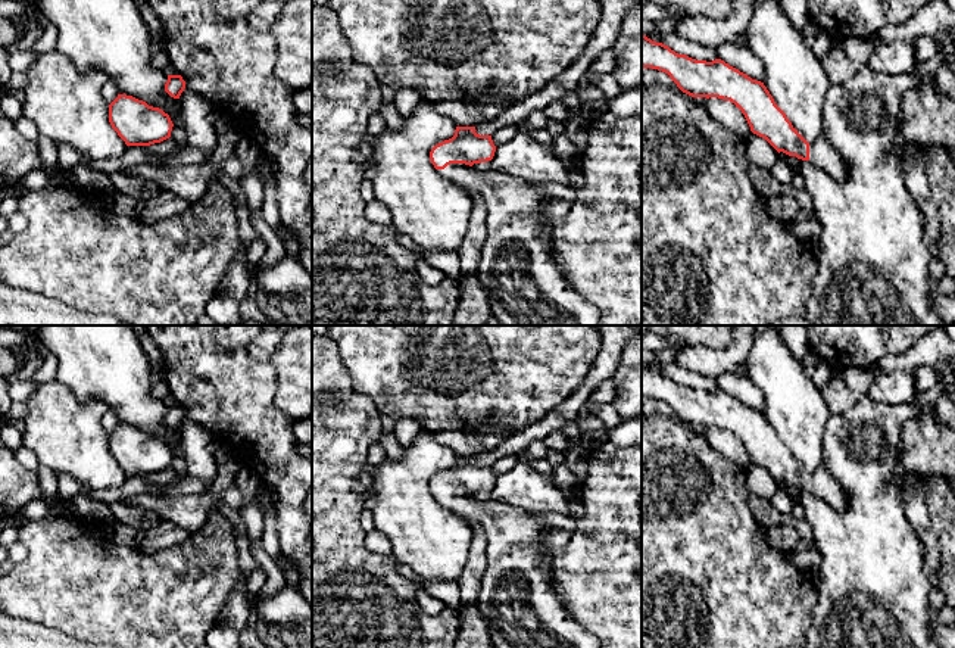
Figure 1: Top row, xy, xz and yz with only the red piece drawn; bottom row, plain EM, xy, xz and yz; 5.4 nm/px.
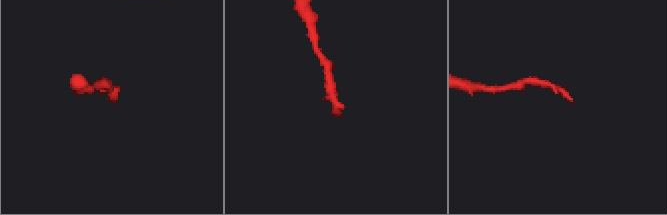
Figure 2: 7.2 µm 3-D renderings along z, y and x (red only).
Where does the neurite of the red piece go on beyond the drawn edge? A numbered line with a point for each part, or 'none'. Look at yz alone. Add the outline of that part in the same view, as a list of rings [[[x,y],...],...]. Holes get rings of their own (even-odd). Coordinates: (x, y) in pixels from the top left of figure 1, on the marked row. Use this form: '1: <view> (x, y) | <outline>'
1: yz (821, 153) | [[[821,134],[815,141],[809,143],[809,162],[824,169],[836,181],[845,181],[848,177],[849,165],[827,141],[824,134]]]

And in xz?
1: xz (526, 286) | [[[450,163],[437,172],[469,194],[478,193],[486,206],[487,239],[475,275],[487,292],[494,320],[502,325],[600,325],[600,311],[568,283],[555,259],[550,234],[540,215],[550,197],[537,183],[465,163]]]

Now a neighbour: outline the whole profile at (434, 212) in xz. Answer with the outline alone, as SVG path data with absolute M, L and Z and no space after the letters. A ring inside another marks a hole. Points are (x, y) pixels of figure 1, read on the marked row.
M422 102L397 131L386 128L374 137L369 161L375 166L374 199L391 214L391 227L431 252L458 252L471 216L471 194L444 180L430 159L431 149L455 135L456 125L440 115L433 103Z

